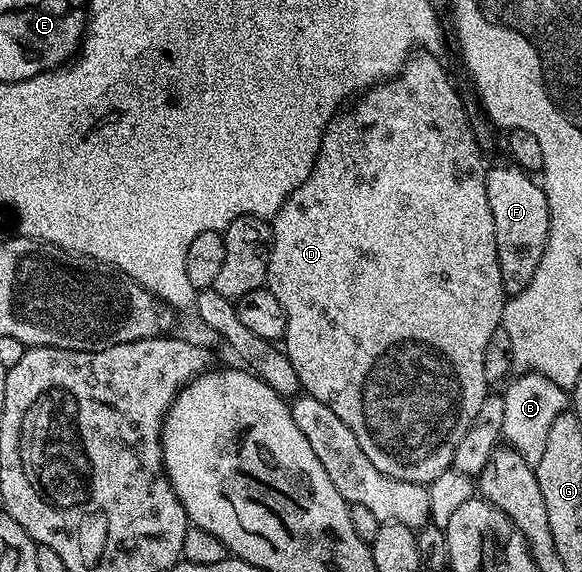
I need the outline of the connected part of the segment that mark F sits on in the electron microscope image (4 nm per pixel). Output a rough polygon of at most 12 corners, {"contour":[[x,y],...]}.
{"contour":[[514,163],[485,179],[504,294],[525,291],[551,238],[546,188]]}

